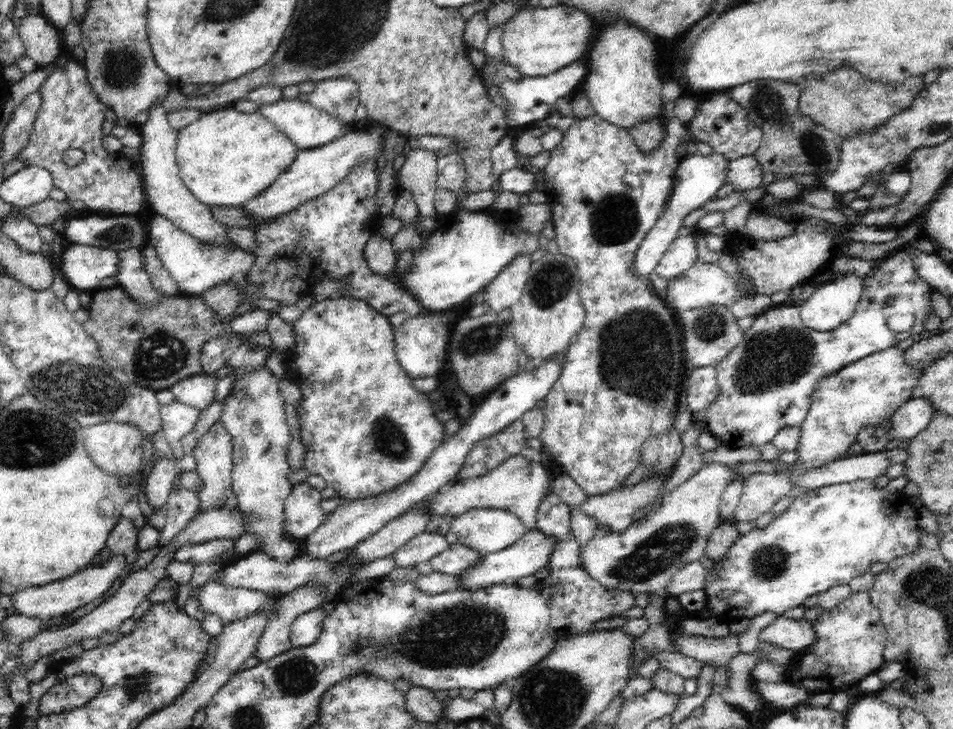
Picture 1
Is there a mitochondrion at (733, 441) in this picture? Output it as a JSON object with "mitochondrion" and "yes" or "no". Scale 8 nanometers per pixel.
{"mitochondrion":"no"}

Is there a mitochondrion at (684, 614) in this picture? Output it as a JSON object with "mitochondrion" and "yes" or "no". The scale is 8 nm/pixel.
{"mitochondrion":"no"}

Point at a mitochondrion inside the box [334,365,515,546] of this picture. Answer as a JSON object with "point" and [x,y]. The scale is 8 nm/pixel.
{"point":[388,437]}

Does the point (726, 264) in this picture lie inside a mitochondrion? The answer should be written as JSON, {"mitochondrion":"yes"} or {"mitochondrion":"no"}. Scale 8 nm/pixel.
{"mitochondrion":"no"}

